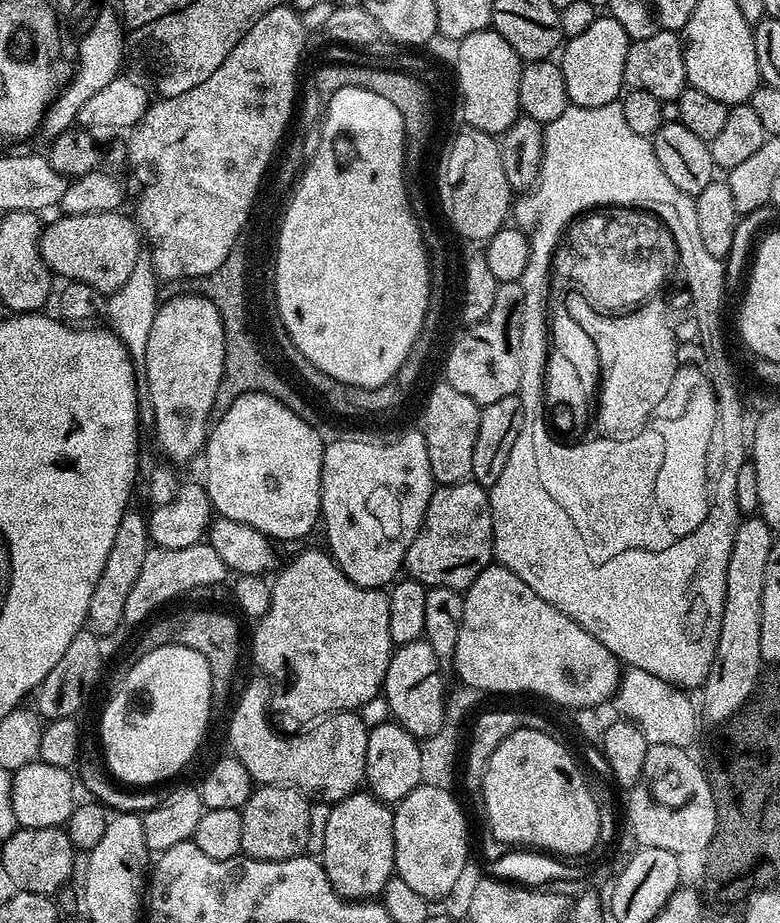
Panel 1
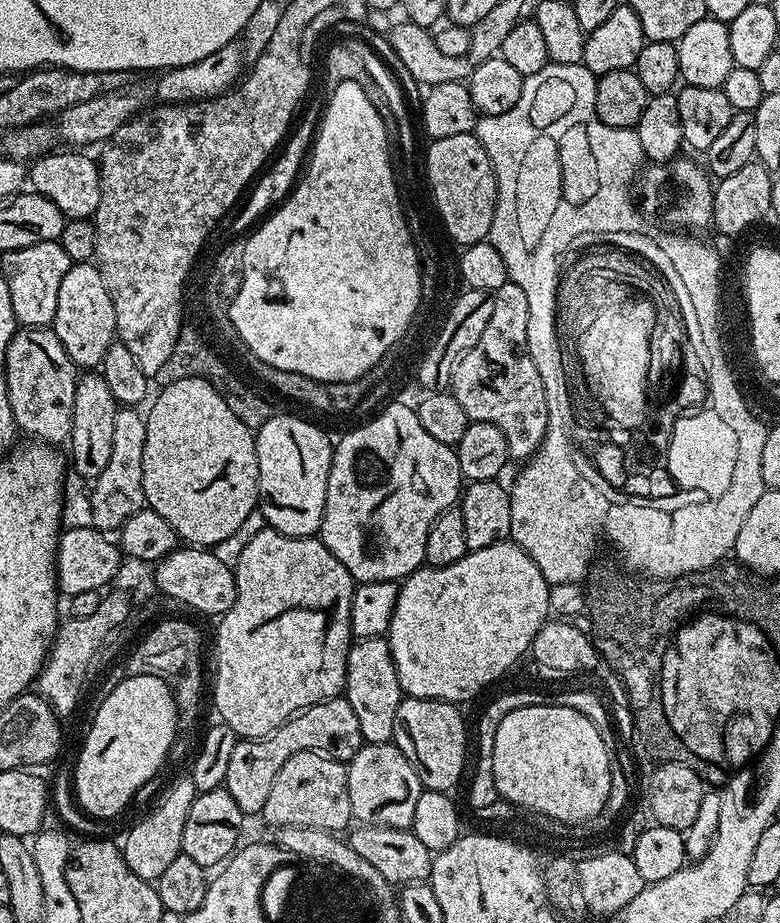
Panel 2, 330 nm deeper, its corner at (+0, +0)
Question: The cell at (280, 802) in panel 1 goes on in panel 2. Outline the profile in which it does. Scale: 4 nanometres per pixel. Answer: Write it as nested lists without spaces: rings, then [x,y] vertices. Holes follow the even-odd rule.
[[[319,750],[299,752],[286,758],[282,770],[274,774],[270,794],[264,803],[262,819],[273,829],[286,826],[317,828],[323,832],[343,833],[348,823],[353,823],[348,785],[348,765],[343,760],[325,756]]]

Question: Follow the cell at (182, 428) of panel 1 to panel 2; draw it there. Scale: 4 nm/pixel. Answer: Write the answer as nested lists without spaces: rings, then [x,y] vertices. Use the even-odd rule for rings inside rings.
[[[186,377],[181,381],[174,381],[170,385],[161,387],[158,394],[151,401],[152,409],[146,412],[146,446],[142,446],[142,486],[144,487],[144,503],[149,508],[153,508],[158,514],[162,514],[162,518],[166,518],[166,522],[170,522],[170,526],[177,534],[177,537],[185,545],[199,546],[205,550],[211,549],[212,544],[220,544],[223,540],[228,540],[244,523],[248,520],[251,512],[255,513],[258,508],[260,499],[260,475],[258,474],[258,454],[256,453],[256,437],[253,429],[247,428],[242,422],[242,418],[238,418],[238,414],[234,414],[234,410],[230,410],[230,406],[226,406],[226,402],[222,398],[220,390],[215,388],[210,381],[203,380],[201,377]]]

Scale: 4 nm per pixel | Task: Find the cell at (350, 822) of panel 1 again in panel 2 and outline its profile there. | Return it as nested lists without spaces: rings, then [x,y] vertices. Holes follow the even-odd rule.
[[[365,744],[354,754],[354,758],[347,761],[348,785],[350,786],[350,806],[352,815],[361,825],[382,826],[383,828],[406,828],[411,829],[414,822],[414,806],[418,806],[418,798],[422,791],[422,785],[414,766],[398,750],[395,744]]]

